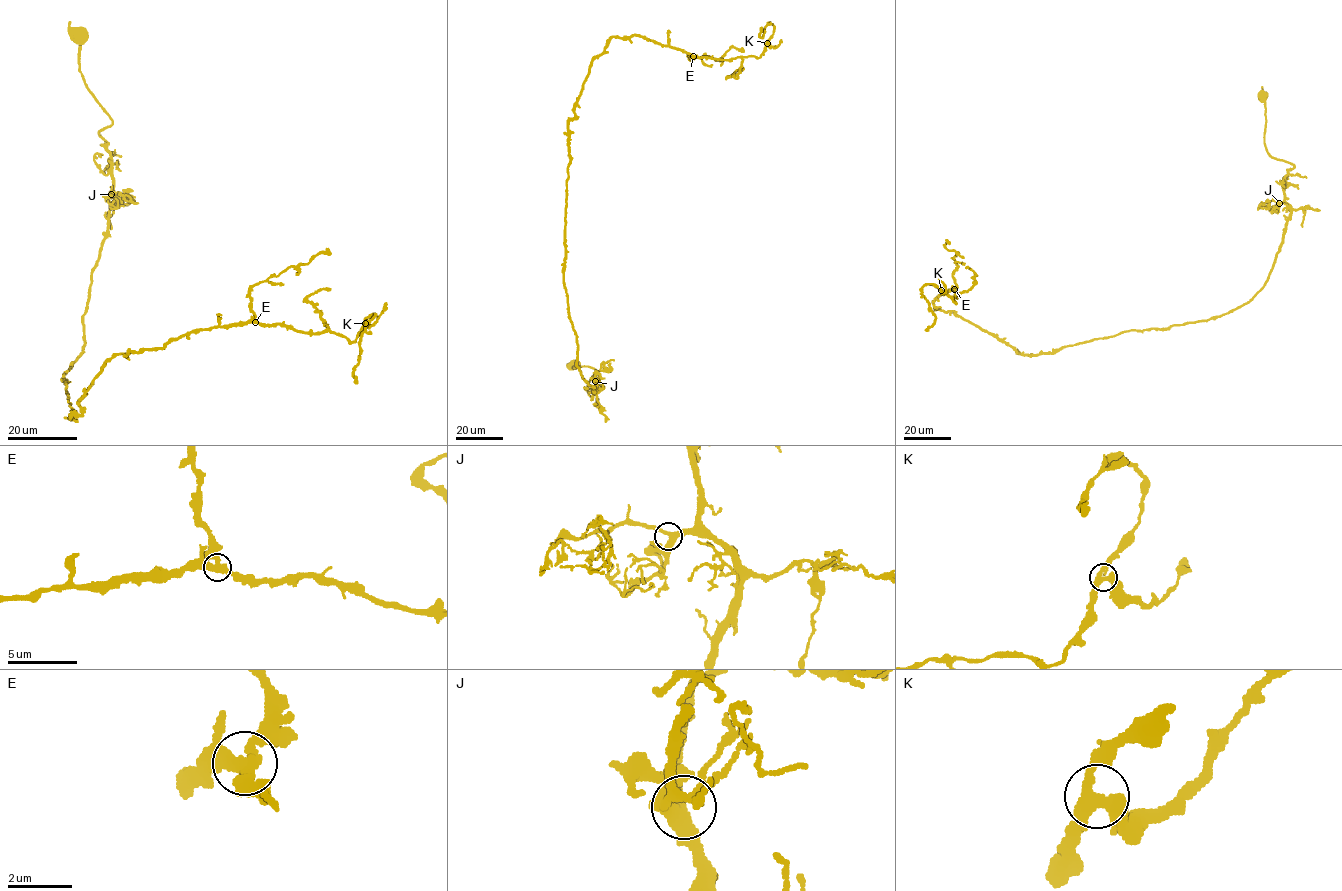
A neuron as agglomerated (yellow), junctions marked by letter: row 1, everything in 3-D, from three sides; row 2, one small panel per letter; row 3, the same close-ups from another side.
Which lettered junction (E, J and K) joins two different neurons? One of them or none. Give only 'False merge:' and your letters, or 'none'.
False merge: none

